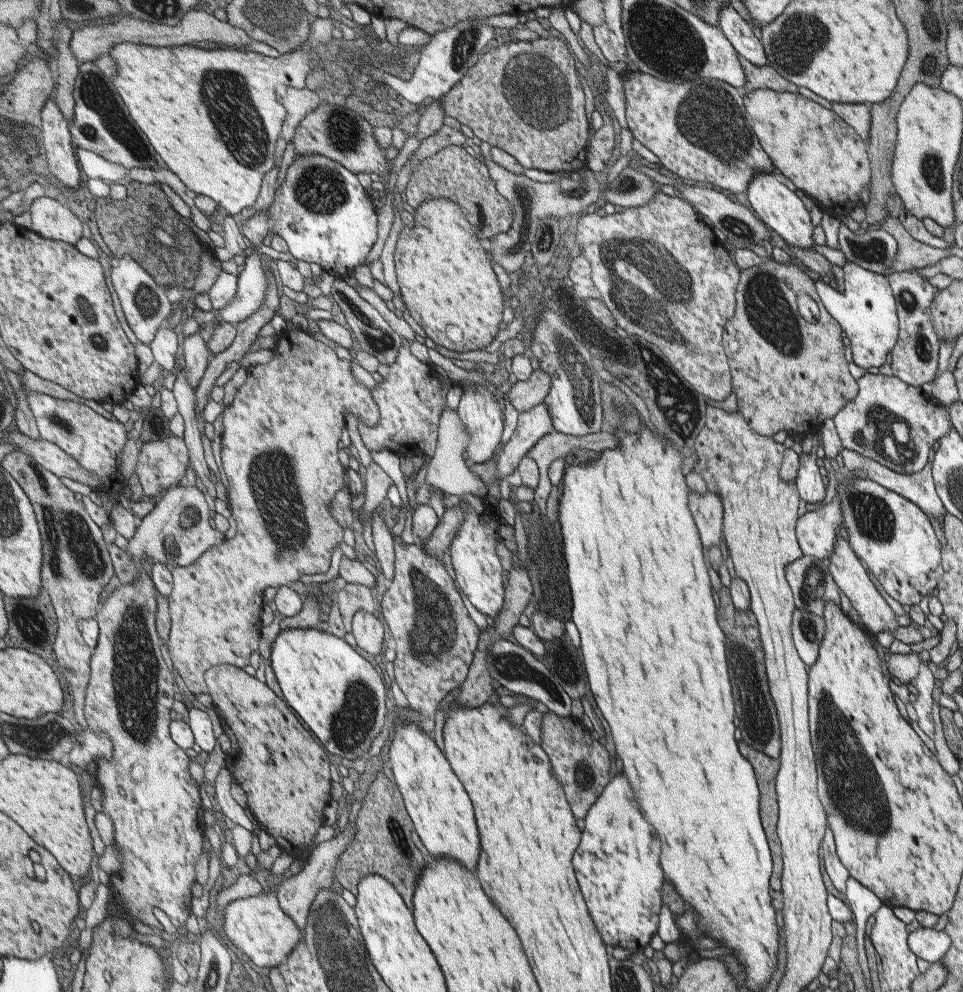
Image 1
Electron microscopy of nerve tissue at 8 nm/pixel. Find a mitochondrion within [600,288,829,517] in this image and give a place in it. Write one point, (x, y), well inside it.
(680, 408)

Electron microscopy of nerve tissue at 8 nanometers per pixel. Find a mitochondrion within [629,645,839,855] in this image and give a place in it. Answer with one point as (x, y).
(759, 718)

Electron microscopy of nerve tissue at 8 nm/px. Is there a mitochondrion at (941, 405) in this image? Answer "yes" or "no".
no

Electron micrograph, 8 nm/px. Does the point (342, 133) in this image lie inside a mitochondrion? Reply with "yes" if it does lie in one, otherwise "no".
yes

